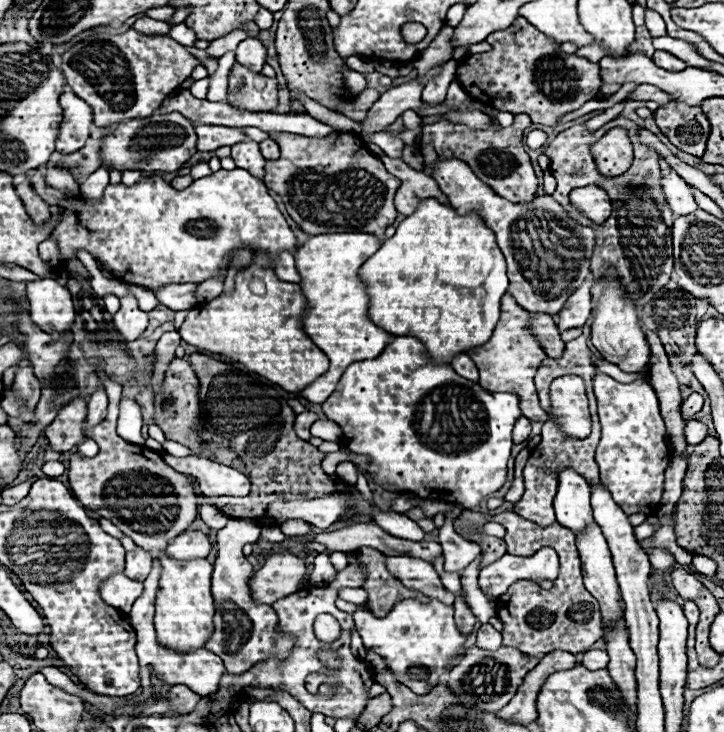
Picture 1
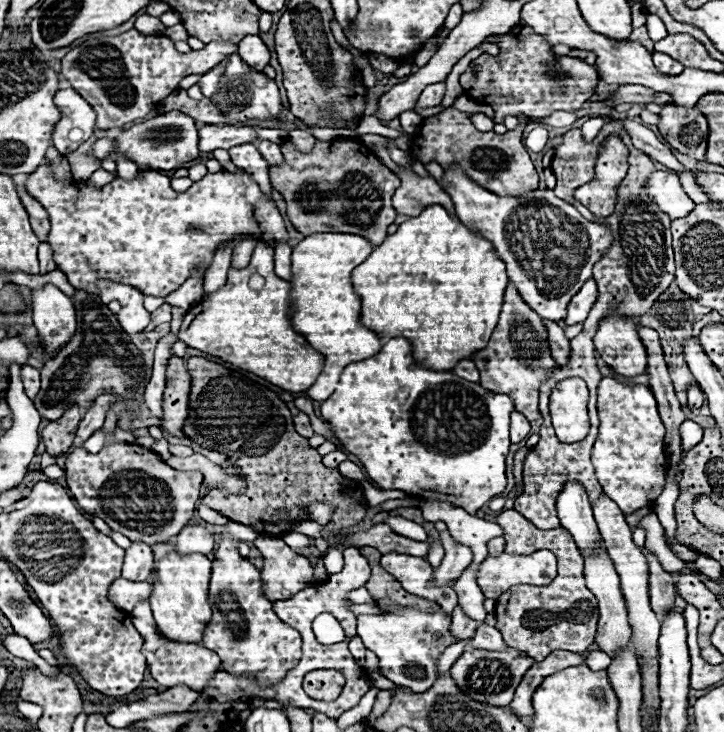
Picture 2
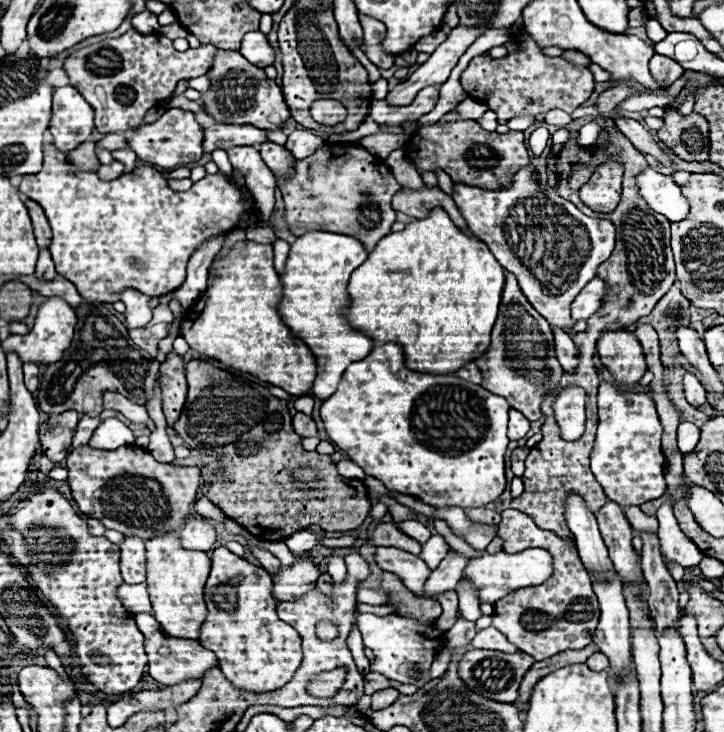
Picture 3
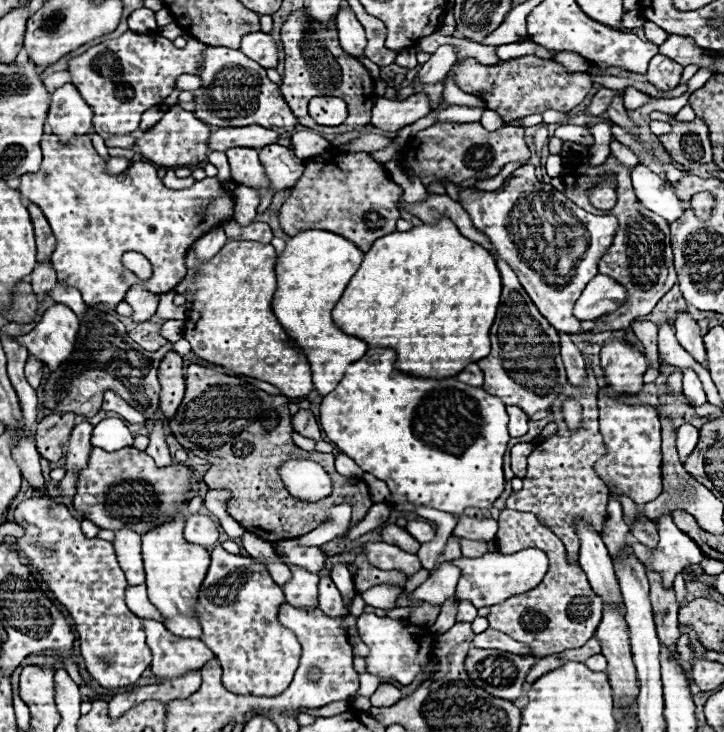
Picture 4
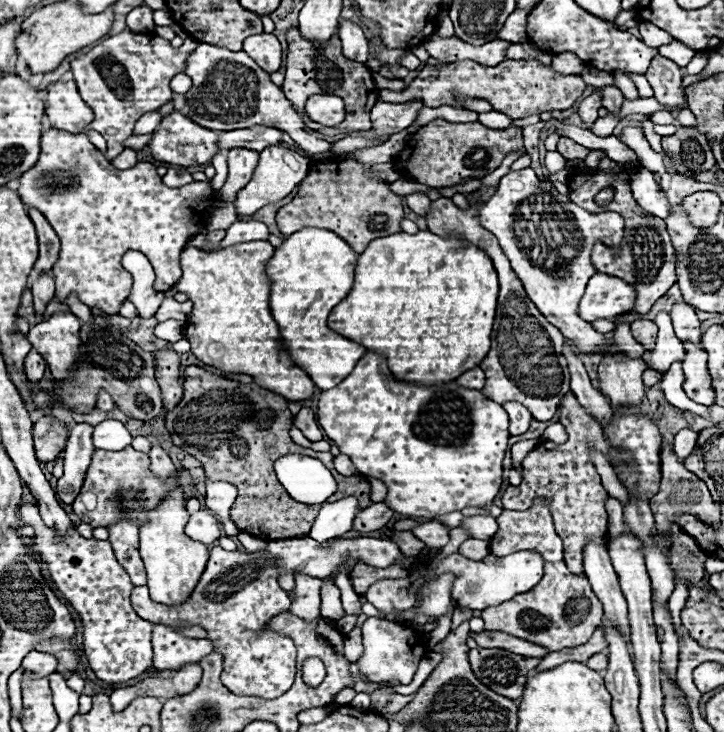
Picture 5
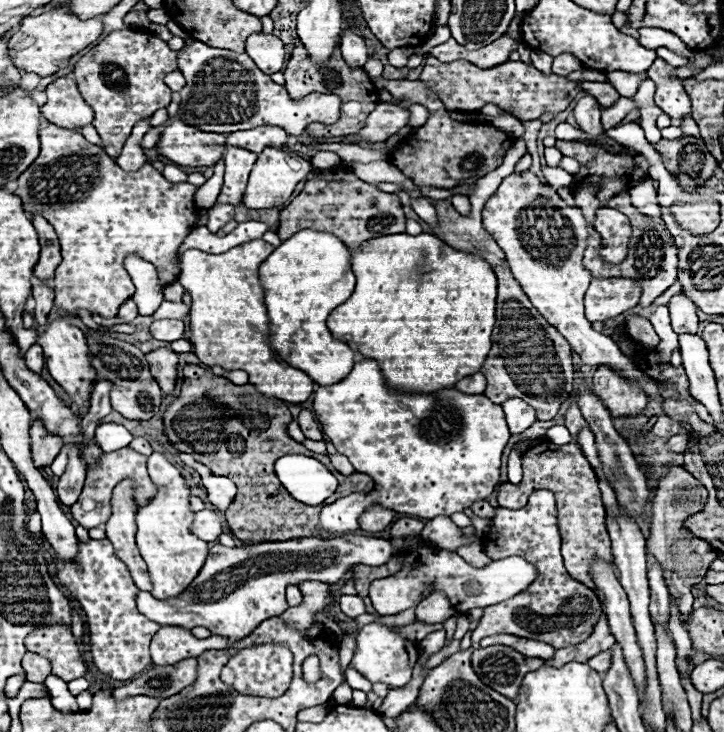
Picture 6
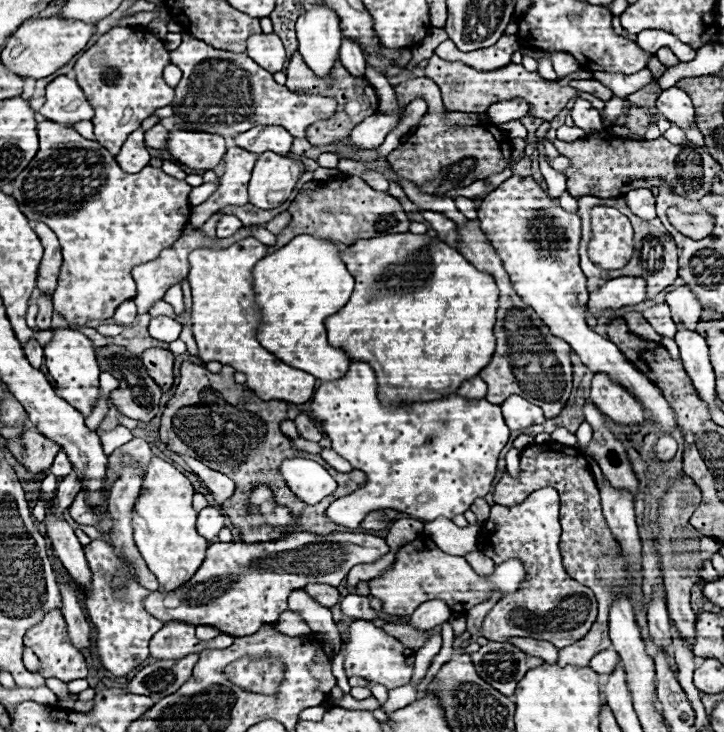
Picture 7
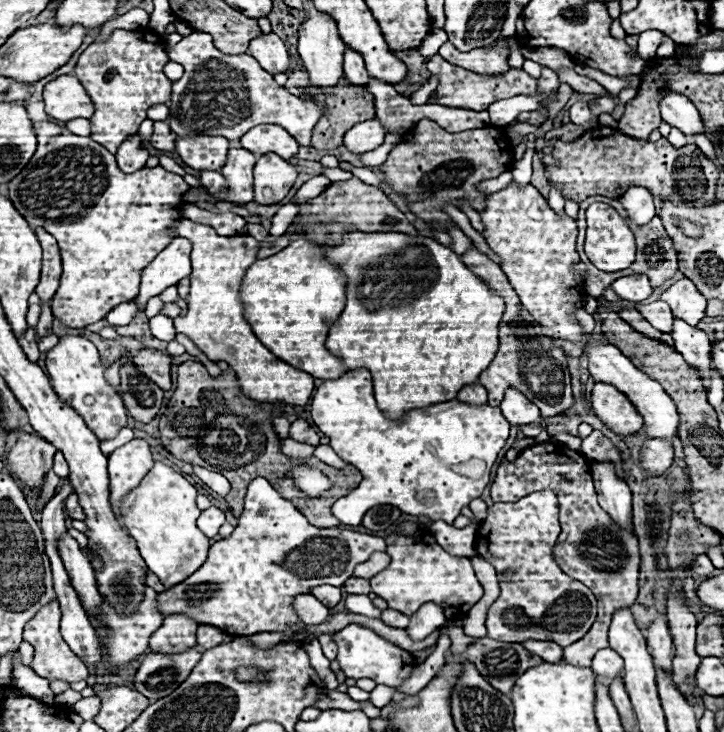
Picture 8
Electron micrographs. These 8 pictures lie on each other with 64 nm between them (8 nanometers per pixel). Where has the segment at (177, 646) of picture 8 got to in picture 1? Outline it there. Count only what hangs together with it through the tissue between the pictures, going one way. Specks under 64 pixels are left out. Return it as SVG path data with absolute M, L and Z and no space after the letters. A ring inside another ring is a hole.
M154 558L152 560L152 570L148 574L148 578L144 580L144 592L142 596L134 602L132 610L128 612L128 620L132 624L132 628L136 630L136 636L138 636L138 642L136 642L136 652L138 652L138 658L142 664L150 666L152 672L162 680L162 682L168 682L168 684L186 684L192 692L200 694L200 696L210 696L218 690L220 686L220 678L226 674L226 668L220 660L220 656L216 656L214 652L206 650L206 648L200 648L198 652L188 652L188 654L180 654L180 652L174 652L174 650L166 650L162 646L158 646L156 642L156 634L154 634L154 624L152 624L152 618L154 618L154 600L156 600L156 592L158 592L158 580L160 580L160 572L162 566L160 566L160 560Z

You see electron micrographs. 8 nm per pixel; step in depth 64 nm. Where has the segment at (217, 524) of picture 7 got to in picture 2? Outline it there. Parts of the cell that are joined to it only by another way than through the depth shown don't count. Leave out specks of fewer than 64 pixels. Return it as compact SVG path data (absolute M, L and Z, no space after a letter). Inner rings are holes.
M186 526L174 538L174 544L176 544L178 554L194 554L194 552L208 554L212 550L212 546L214 546L214 538L202 526Z

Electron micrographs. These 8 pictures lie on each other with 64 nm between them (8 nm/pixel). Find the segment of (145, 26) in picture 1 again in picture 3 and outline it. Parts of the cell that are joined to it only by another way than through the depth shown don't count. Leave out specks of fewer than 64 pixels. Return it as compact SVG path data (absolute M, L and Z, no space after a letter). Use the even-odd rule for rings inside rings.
M150 12L134 14L134 16L132 16L132 26L134 26L134 30L138 30L140 34L156 34L156 32L160 32L160 24L158 24L156 16L150 14Z

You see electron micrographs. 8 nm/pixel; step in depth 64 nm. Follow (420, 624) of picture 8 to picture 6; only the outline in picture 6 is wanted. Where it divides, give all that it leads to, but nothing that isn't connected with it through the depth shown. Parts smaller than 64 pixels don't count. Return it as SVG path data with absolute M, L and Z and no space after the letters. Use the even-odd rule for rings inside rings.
M436 590L432 592L428 598L424 598L418 608L416 608L416 620L424 622L424 624L436 624L436 622L444 622L454 614L454 606L450 604L450 600L444 596L444 592Z

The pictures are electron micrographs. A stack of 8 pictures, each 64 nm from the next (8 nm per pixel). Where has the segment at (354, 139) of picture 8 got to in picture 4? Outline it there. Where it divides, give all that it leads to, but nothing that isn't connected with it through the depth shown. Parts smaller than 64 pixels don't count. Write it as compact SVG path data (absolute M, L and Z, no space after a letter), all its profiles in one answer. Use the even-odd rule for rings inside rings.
M418 92L404 102L376 98L372 108L372 124L382 132L396 132L408 124L414 124L430 110L432 108L426 92Z

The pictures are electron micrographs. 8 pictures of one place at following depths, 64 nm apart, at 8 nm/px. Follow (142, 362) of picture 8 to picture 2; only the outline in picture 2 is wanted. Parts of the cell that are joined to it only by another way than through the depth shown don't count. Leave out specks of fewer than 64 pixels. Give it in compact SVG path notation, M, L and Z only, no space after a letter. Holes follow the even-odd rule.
M172 356L166 368L166 390L162 398L164 414L160 420L160 428L174 438L186 438L182 428L190 414L190 388L192 378L186 362L178 356Z

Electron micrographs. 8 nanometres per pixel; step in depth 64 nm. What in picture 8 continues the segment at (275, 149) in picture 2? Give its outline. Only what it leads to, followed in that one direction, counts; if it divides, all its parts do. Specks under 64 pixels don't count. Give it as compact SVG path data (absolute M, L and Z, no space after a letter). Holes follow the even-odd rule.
M274 152L260 156L254 166L254 202L262 206L278 204L282 198L286 198L296 178L298 170L288 160L282 160Z

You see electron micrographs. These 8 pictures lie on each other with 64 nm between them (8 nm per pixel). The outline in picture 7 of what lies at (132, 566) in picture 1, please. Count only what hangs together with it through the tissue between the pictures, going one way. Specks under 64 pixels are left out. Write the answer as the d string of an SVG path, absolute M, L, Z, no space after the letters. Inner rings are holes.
M120 468L120 478L114 482L108 496L108 512L112 518L112 546L134 566L138 584L150 592L158 590L156 576L148 572L146 562L142 560L132 538L132 510L134 502L140 496L142 474L136 468Z

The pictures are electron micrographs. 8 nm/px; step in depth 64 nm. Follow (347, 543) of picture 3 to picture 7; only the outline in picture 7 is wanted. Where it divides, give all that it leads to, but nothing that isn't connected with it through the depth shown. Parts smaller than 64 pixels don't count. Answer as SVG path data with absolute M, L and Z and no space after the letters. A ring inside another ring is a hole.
M374 510L374 512L366 514L366 518L362 520L360 526L366 530L384 530L396 520L396 516L398 516L396 510Z

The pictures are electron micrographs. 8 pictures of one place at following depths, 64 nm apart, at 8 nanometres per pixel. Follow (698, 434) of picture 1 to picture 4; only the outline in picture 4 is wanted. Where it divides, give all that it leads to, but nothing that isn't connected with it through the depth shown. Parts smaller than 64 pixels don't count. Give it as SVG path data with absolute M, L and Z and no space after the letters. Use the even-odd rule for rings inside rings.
M684 424L676 430L676 446L678 446L678 454L680 454L680 460L684 462L690 452L696 448L698 444L698 428L692 426L692 424Z

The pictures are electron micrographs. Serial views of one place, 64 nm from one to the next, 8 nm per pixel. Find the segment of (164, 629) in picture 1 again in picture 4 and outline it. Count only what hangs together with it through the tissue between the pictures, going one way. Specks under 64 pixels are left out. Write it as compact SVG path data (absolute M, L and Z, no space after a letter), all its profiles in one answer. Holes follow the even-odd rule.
M178 514L172 522L166 522L142 536L142 556L146 566L146 586L150 602L162 614L162 624L180 638L200 638L202 628L196 614L198 592L210 566L210 554L206 548L188 544L184 540L186 516Z

